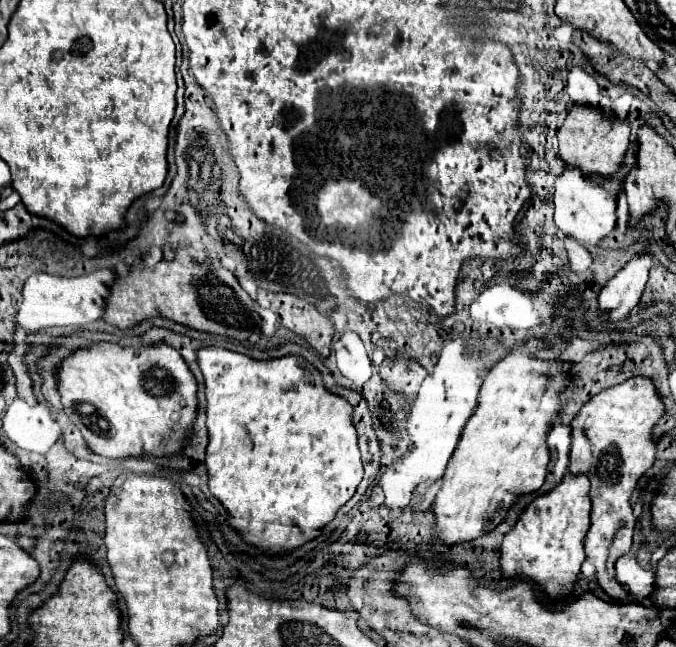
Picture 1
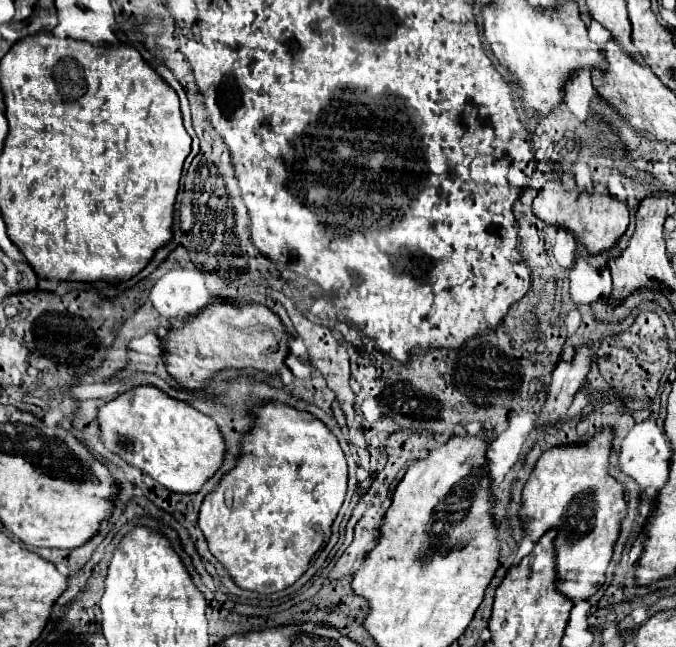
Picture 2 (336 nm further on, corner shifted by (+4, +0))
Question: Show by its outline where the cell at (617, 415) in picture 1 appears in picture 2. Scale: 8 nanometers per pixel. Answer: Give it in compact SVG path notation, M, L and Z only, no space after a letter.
M602 430L580 450L580 446L556 446L546 450L536 468L532 470L524 490L522 490L522 508L518 512L522 520L524 532L538 542L540 536L548 530L556 530L556 590L570 600L588 600L598 588L604 584L604 572L612 558L612 548L620 532L620 520L626 516L626 502L622 484L616 482L608 474L608 456L610 456L610 442L612 430Z

